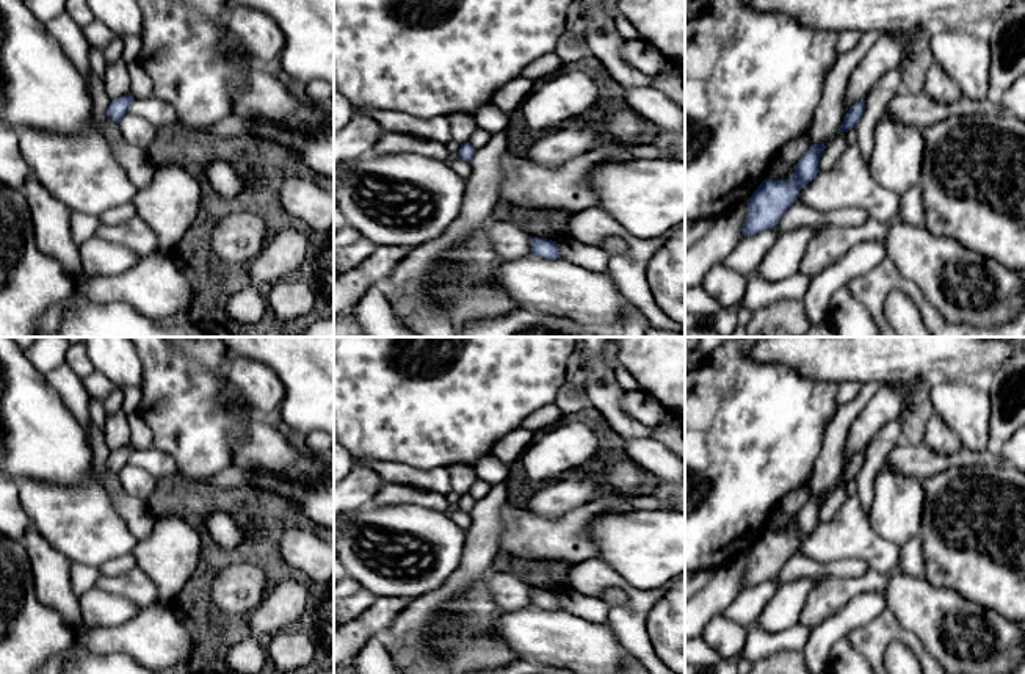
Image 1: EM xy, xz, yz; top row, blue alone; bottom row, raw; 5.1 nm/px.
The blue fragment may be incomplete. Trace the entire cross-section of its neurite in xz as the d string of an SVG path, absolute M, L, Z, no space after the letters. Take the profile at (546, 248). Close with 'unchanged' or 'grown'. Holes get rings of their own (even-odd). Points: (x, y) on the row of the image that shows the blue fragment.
M533 237L531 252L538 257L560 259L556 243L547 238Z; unchanged

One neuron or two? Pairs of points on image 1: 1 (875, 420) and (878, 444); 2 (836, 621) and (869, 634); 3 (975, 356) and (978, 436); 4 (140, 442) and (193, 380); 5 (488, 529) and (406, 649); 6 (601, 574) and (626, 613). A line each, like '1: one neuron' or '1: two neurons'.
1: two neurons
2: two neurons
3: two neurons
4: two neurons
5: one neuron
6: one neuron

